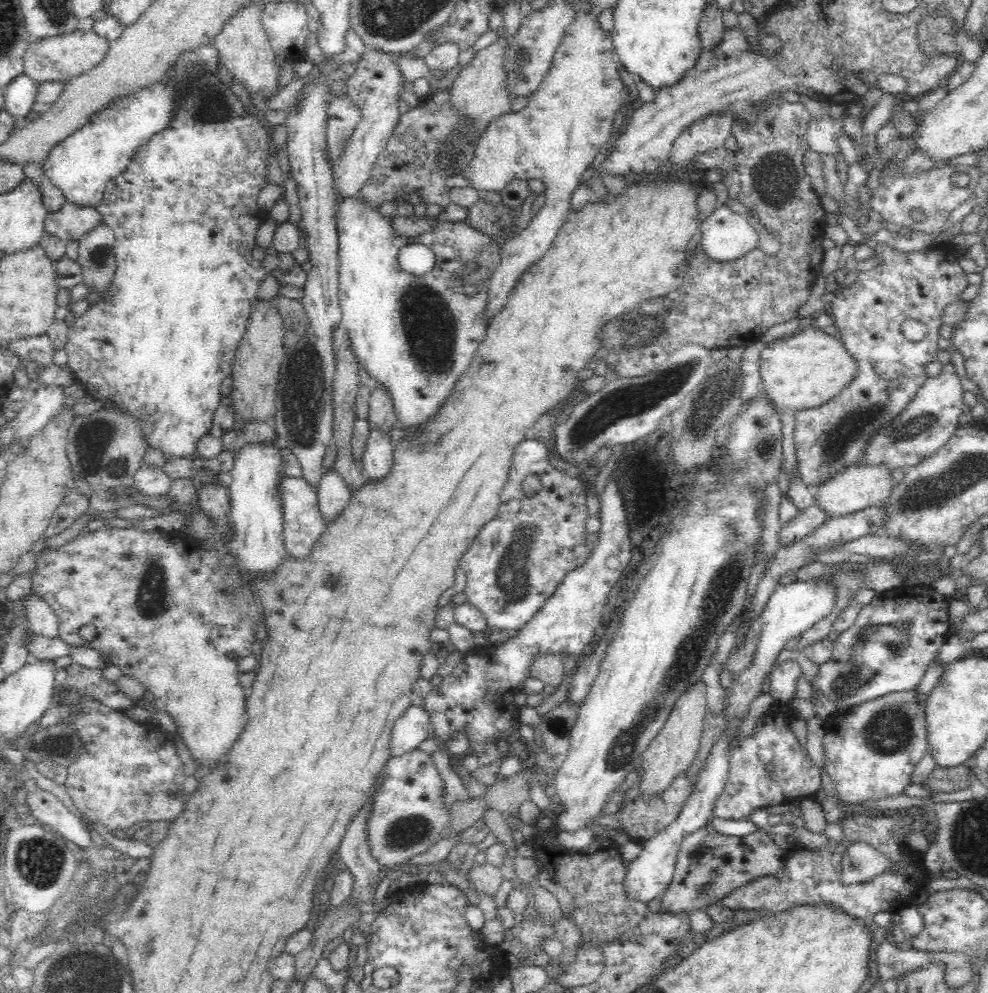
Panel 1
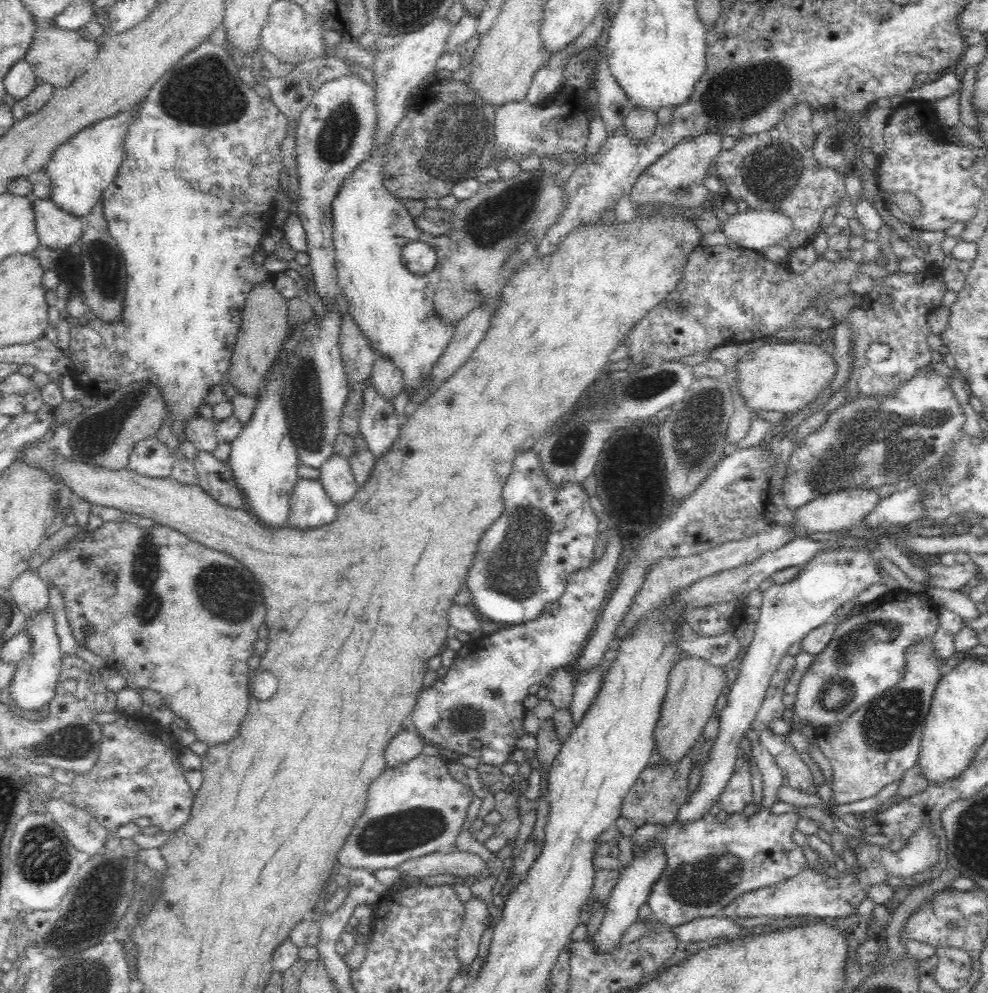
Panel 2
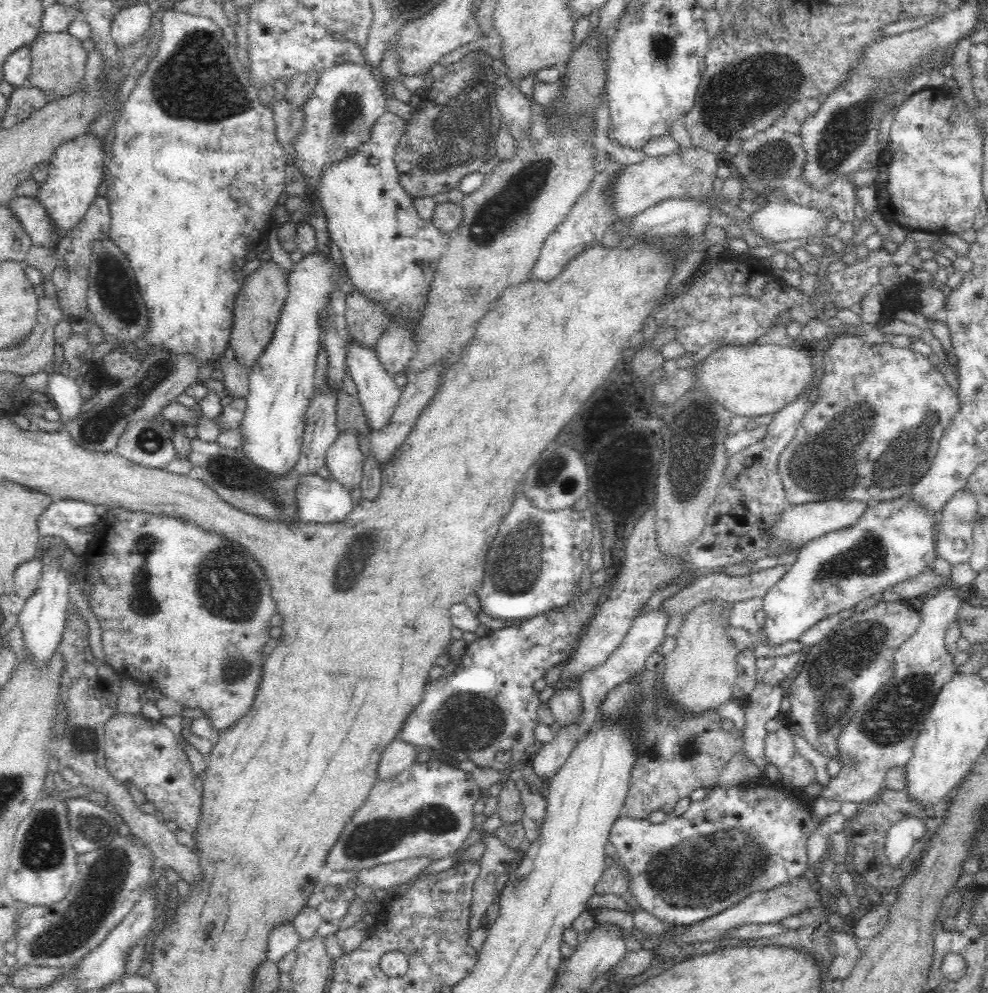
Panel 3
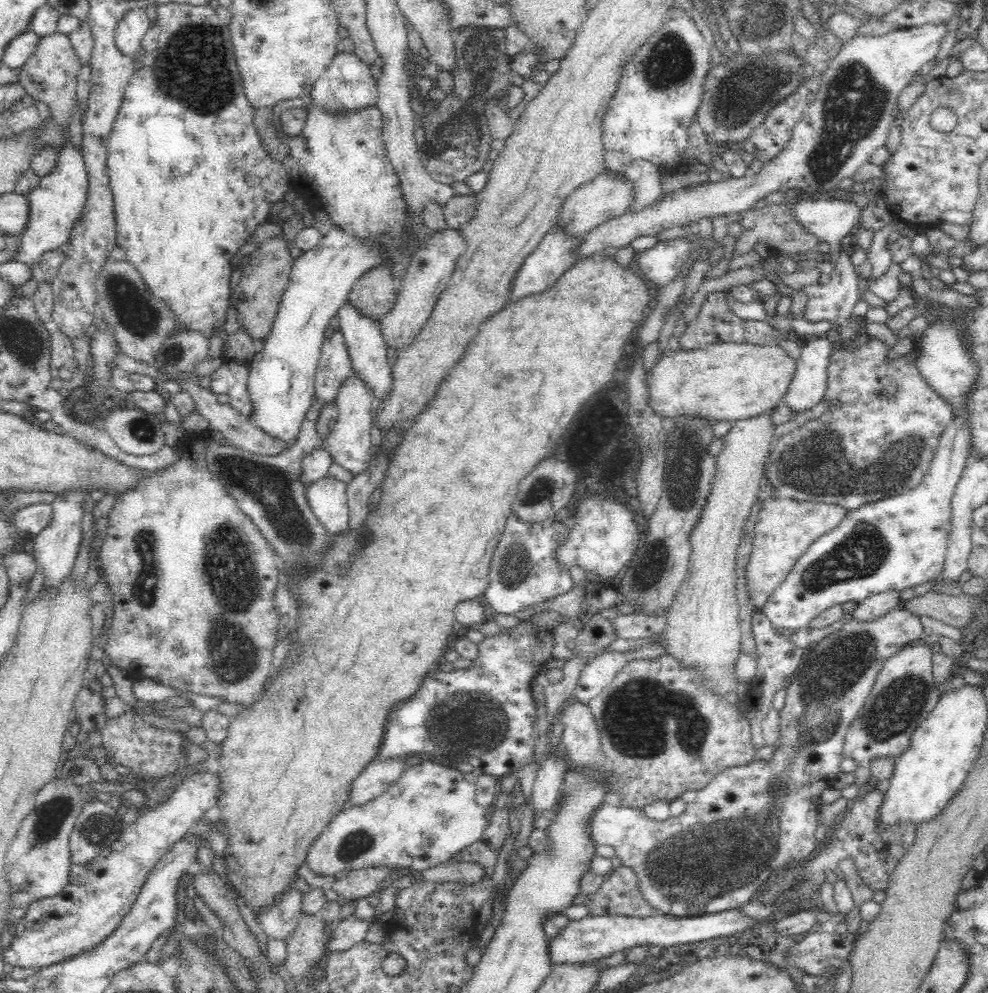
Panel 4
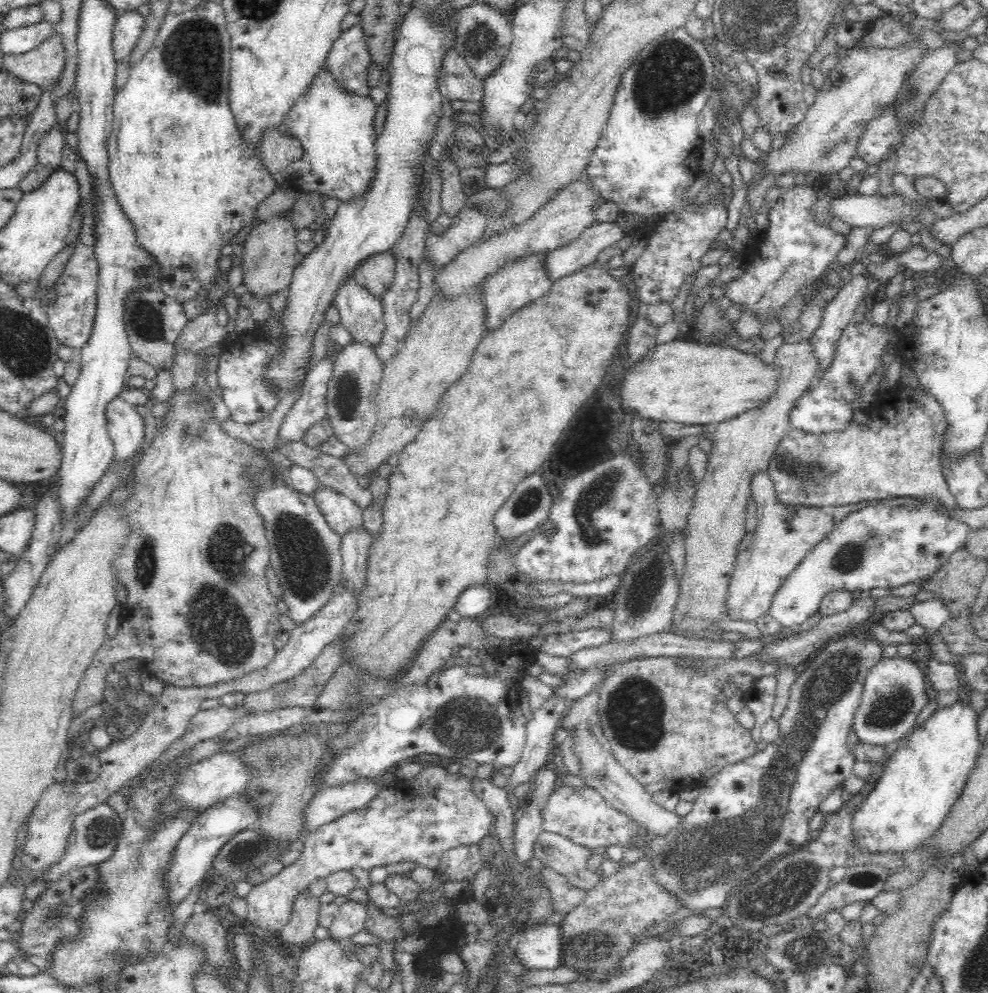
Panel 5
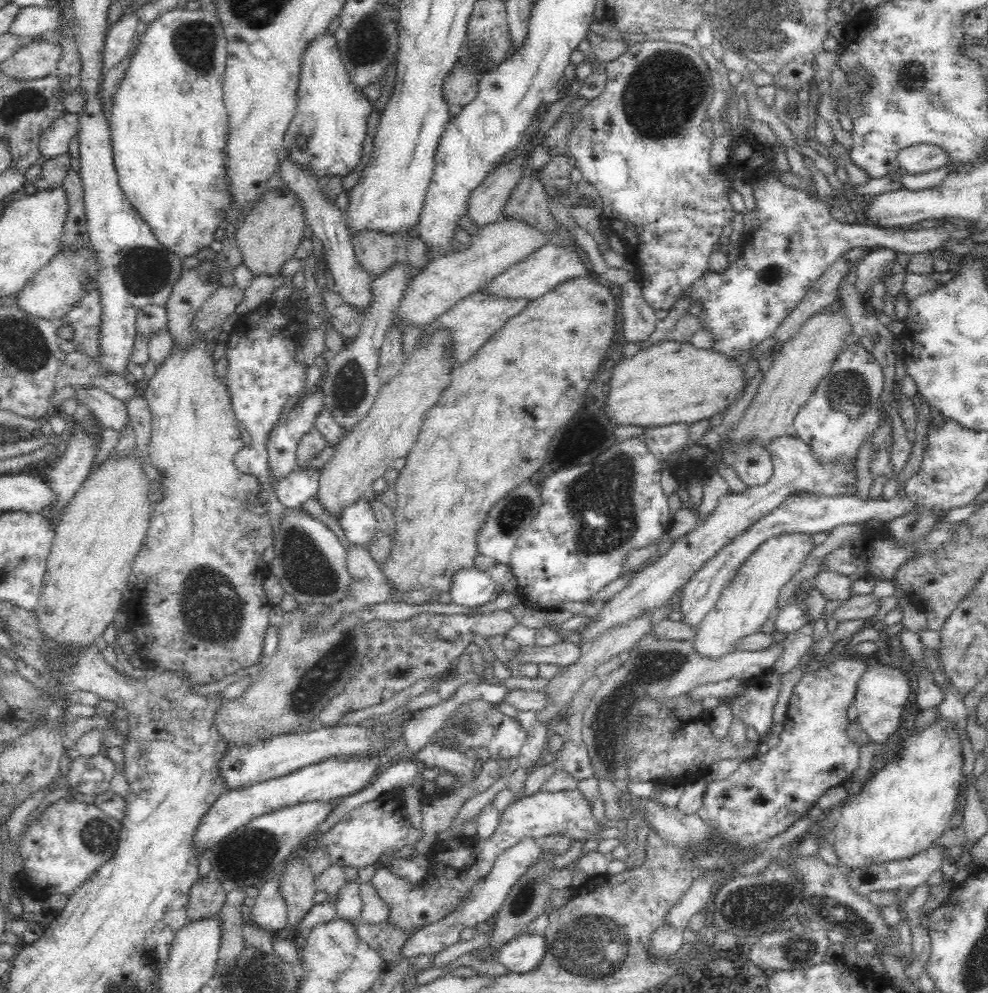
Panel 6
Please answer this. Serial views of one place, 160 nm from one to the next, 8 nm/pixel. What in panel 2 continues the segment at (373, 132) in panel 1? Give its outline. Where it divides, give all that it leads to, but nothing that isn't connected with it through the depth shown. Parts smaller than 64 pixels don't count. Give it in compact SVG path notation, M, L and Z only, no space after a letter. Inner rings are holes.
M444 14L444 16L440 16L440 18L435 18L432 20L432 22L428 22L428 24L425 24L422 26L422 28L418 28L418 30L412 30L412 32L404 32L404 34L390 34L388 36L379 36L377 37L377 55L374 55L374 75L376 75L376 97L378 97L378 130L376 130L376 134L374 134L374 147L380 147L381 145L384 145L388 140L391 135L395 132L395 129L400 125L400 121L402 121L402 118L405 116L404 114L404 109L405 109L405 102L406 98L408 98L411 95L411 90L418 85L421 85L422 82L425 79L428 79L432 74L435 74L436 71L436 64L438 64L438 59L446 53L446 47L447 47L447 42L446 39L448 38L448 35L450 34L451 28L454 26L454 24L451 24L445 16L447 15Z

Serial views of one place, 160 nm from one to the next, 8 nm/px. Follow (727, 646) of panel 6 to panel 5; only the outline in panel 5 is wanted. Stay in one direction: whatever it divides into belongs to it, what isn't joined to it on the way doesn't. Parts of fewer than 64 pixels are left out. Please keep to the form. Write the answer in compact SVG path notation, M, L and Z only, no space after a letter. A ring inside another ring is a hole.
M760 470L752 476L750 480L750 490L756 501L757 525L753 532L753 540L750 546L746 547L744 552L738 554L734 570L734 575L726 592L724 604L726 606L726 616L733 621L756 622L760 616L769 614L772 606L771 602L778 592L778 588L782 586L784 580L796 570L800 562L814 550L814 546L818 546L823 538L834 528L832 514L829 509L823 507L807 507L802 506L801 511L792 506L786 506L776 501L776 493L771 476L767 470Z

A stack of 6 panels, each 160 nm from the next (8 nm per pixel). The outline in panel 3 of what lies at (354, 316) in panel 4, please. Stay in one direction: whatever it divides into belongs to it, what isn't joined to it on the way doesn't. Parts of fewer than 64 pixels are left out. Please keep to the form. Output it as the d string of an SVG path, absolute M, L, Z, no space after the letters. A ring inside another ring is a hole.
M351 338L349 350L347 351L345 363L350 370L350 376L355 382L359 400L364 409L367 420L370 422L372 430L382 430L390 422L390 416L394 414L401 389L394 383L392 374L382 366L376 348L366 347L362 342L358 342L355 338Z

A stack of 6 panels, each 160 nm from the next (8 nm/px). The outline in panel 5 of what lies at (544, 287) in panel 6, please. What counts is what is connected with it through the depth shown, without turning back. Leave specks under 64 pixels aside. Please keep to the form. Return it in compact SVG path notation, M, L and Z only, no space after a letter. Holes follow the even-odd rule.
M616 221L595 223L589 226L576 240L557 248L550 250L544 255L544 271L548 279L554 282L556 279L564 278L569 274L574 274L584 267L595 264L596 256L607 246L614 245L621 238L624 238L626 232L620 228Z

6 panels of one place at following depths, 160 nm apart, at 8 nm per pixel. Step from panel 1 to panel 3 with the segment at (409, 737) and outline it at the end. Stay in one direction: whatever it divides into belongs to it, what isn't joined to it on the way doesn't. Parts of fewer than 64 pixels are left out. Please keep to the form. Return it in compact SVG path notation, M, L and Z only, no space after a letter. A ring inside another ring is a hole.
M394 739L382 753L378 770L376 770L376 781L394 778L405 768L416 762L418 748L406 744L400 739Z

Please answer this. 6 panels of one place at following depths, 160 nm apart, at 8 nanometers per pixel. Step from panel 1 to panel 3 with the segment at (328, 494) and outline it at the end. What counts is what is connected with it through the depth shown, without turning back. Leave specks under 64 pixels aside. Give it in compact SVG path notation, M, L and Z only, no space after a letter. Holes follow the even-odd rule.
M350 428L339 432L327 450L326 466L330 474L349 491L358 486L363 477L364 454L359 447L360 434Z

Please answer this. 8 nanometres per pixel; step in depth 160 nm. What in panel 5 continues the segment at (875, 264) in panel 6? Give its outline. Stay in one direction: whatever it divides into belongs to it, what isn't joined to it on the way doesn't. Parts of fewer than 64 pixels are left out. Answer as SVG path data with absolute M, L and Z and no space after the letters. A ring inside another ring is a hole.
M867 272L852 276L849 282L838 290L836 296L824 306L820 326L809 338L819 360L818 377L834 359L833 353L846 325L859 309L863 309L864 300L873 295L868 289L868 280Z

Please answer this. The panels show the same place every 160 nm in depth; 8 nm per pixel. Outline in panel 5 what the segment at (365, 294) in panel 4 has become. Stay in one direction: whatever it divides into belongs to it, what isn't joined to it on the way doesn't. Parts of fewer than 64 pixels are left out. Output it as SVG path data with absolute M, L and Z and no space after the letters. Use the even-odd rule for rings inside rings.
M391 249L386 252L376 252L372 256L366 256L366 260L362 260L356 266L353 277L366 290L382 297L394 280L395 266L396 257Z

